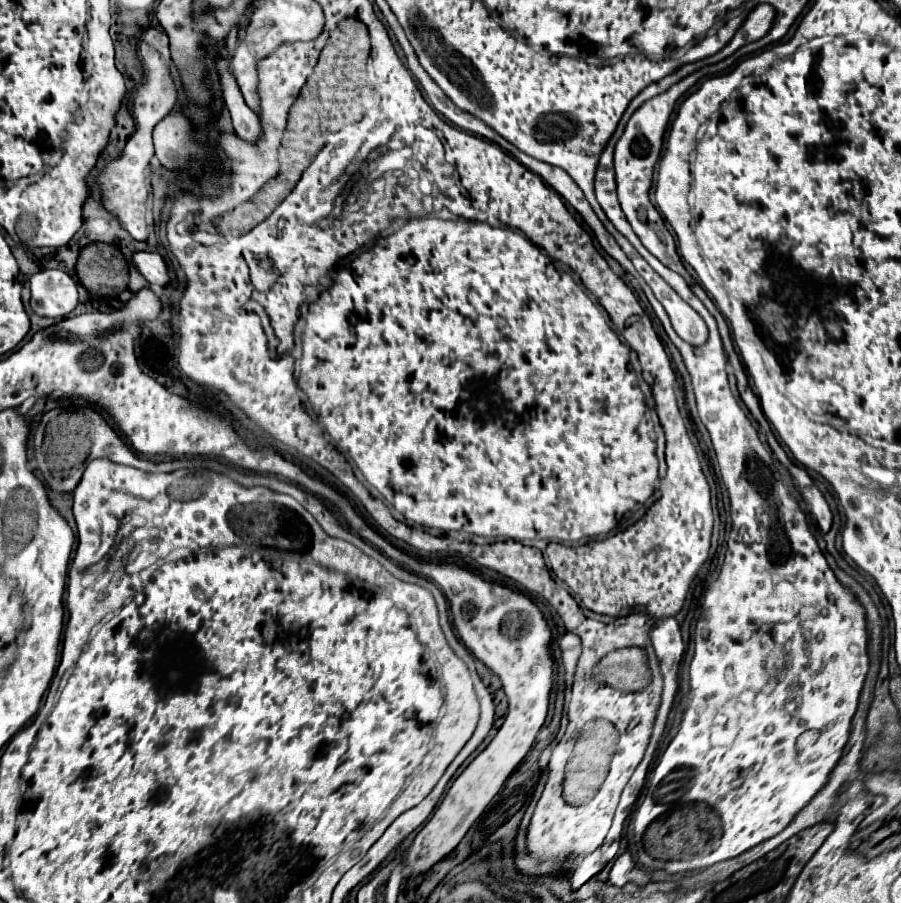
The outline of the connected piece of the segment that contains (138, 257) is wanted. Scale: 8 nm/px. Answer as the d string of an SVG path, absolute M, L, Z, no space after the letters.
M135 252L131 260L133 260L133 266L139 270L139 274L149 284L165 286L169 282L167 266L165 266L163 258L157 252Z

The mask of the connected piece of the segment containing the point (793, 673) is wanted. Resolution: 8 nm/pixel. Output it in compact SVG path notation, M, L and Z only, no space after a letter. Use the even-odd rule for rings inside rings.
M759 4L745 24L739 28L735 38L720 50L717 54L704 58L679 68L675 74L665 76L663 80L647 86L627 108L619 121L615 132L601 154L597 176L595 176L595 196L605 210L607 218L613 222L613 226L633 244L633 248L649 262L649 266L663 276L667 284L673 286L673 290L691 304L707 322L709 326L709 340L701 346L687 344L681 340L675 330L671 328L669 316L665 314L659 300L653 296L651 288L641 280L637 270L631 264L629 272L633 278L637 278L645 290L645 296L649 298L655 314L659 316L661 324L665 326L669 338L679 348L685 366L693 378L693 390L697 396L697 410L701 422L707 426L711 434L713 448L717 452L721 478L729 490L731 498L731 522L733 530L727 540L727 554L725 562L721 566L721 572L717 580L709 585L703 594L701 603L701 616L695 628L695 652L693 660L689 664L689 706L683 714L683 720L679 724L677 736L671 740L663 756L659 758L659 764L655 766L653 774L649 776L647 788L643 792L643 798L639 800L635 814L633 814L633 830L635 830L635 844L637 844L637 864L651 870L665 870L667 874L685 874L693 870L703 870L711 864L723 862L723 816L727 816L729 828L731 828L731 852L735 856L747 852L749 848L777 836L813 798L815 794L827 784L829 774L833 772L835 764L839 762L843 754L843 746L849 740L849 728L851 718L859 704L859 692L863 688L867 670L869 670L869 630L867 630L867 616L863 604L857 600L855 592L841 584L835 578L835 572L829 568L817 538L813 536L805 512L799 508L797 500L789 494L787 486L783 486L781 474L775 468L775 458L763 442L757 436L757 430L753 428L751 420L747 418L745 410L739 406L737 398L733 396L727 380L727 356L723 350L723 342L717 330L715 318L709 314L709 310L703 306L703 302L691 292L685 278L677 272L669 270L665 264L661 264L647 248L641 244L637 234L633 232L631 224L627 222L615 190L615 172L613 172L613 155L615 145L622 136L631 114L651 100L653 96L659 96L667 92L673 84L689 76L691 72L699 70L707 65L718 63L737 52L741 46L751 44L759 38L763 38L775 20L775 8L769 4ZM805 730L819 730L817 742L811 746L811 752L799 754L797 752L797 738ZM723 796L731 800L731 804L723 804ZM641 838L659 838L659 860L649 856L647 850L641 846Z

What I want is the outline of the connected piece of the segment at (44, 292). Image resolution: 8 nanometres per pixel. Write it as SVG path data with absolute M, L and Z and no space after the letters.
M41 270L31 276L31 302L47 318L69 316L79 302L79 284L63 270Z

